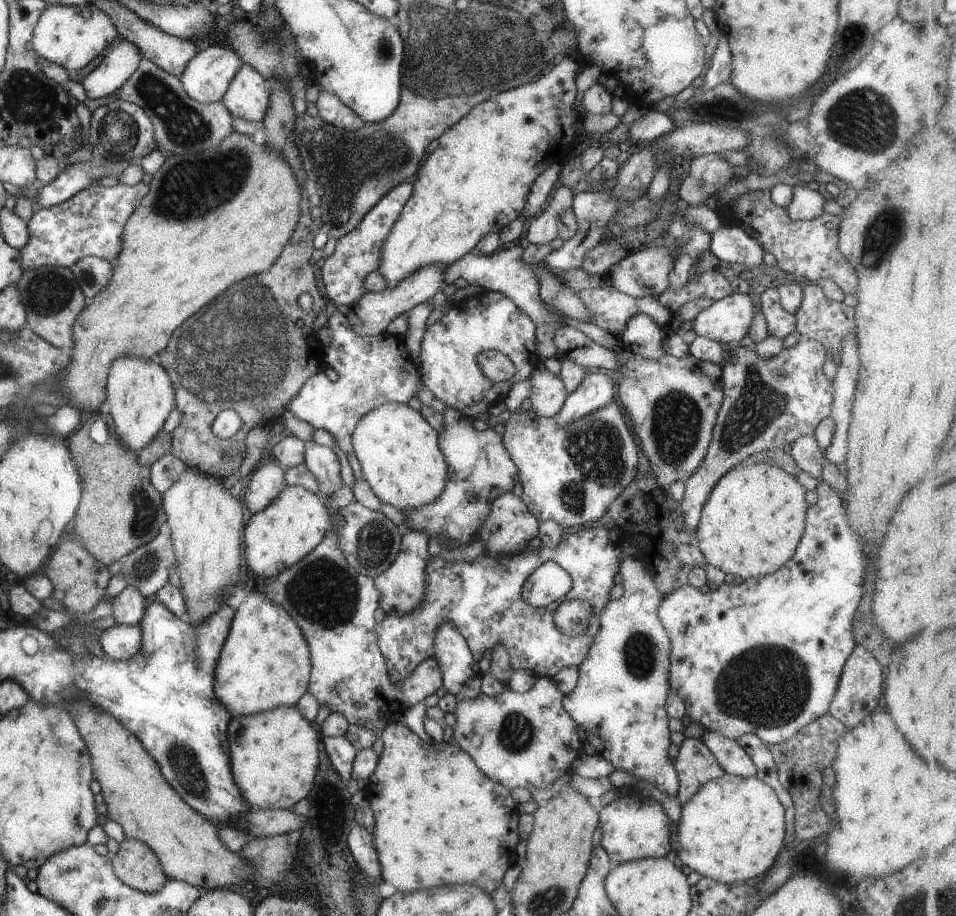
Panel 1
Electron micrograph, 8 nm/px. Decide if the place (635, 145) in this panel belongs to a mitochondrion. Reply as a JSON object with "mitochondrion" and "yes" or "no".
{"mitochondrion":"no"}

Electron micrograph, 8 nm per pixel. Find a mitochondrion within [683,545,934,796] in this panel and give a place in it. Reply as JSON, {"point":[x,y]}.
{"point":[765,687]}

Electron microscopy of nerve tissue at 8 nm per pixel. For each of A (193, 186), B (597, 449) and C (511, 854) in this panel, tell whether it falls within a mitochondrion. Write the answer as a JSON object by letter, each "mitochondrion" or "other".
{"A":"mitochondrion","B":"mitochondrion","C":"other"}

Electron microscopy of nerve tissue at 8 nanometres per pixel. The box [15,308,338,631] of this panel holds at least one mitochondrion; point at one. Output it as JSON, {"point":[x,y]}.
{"point":[144,518]}

